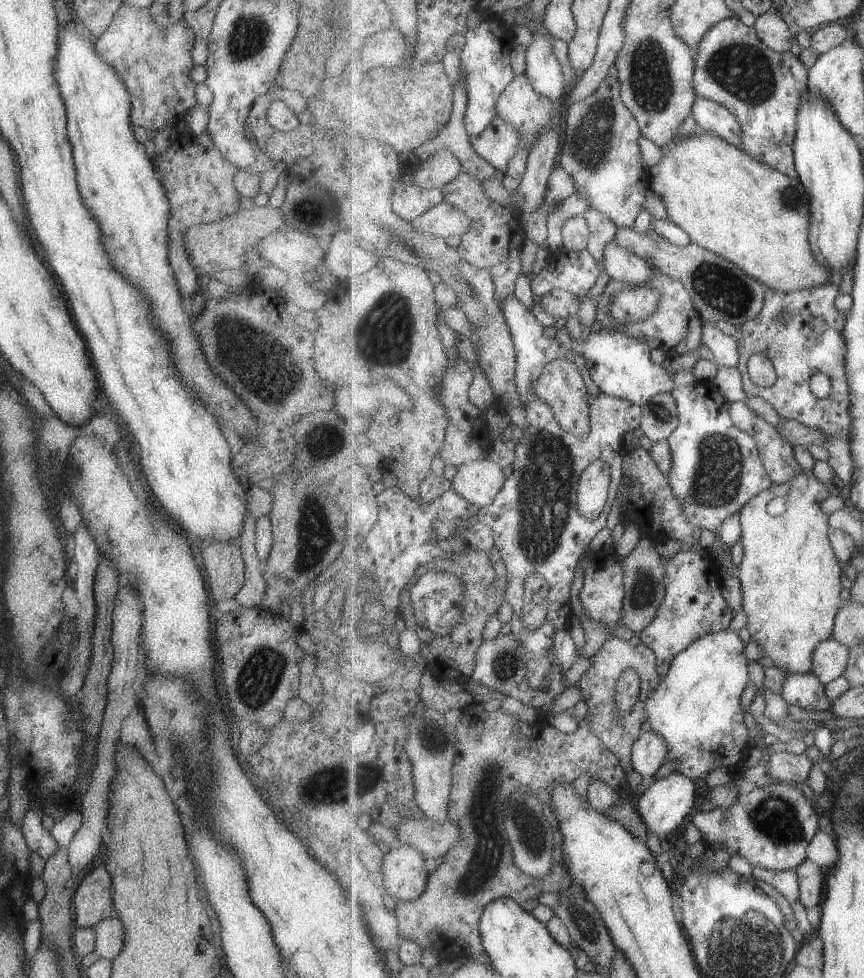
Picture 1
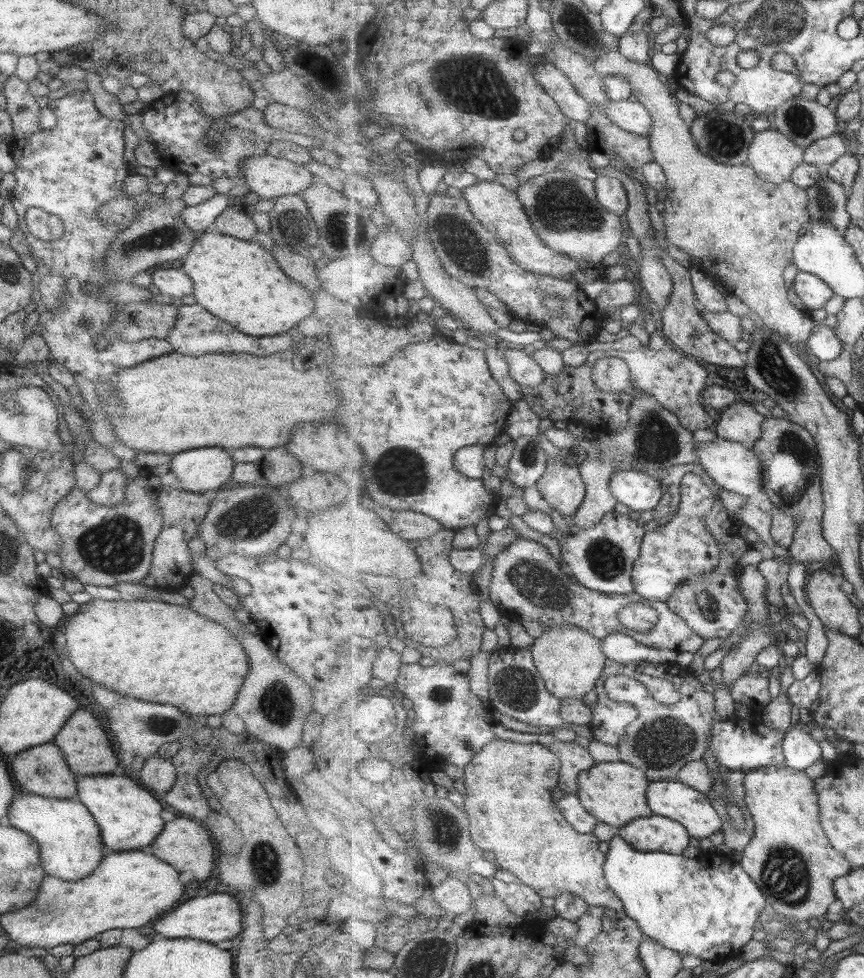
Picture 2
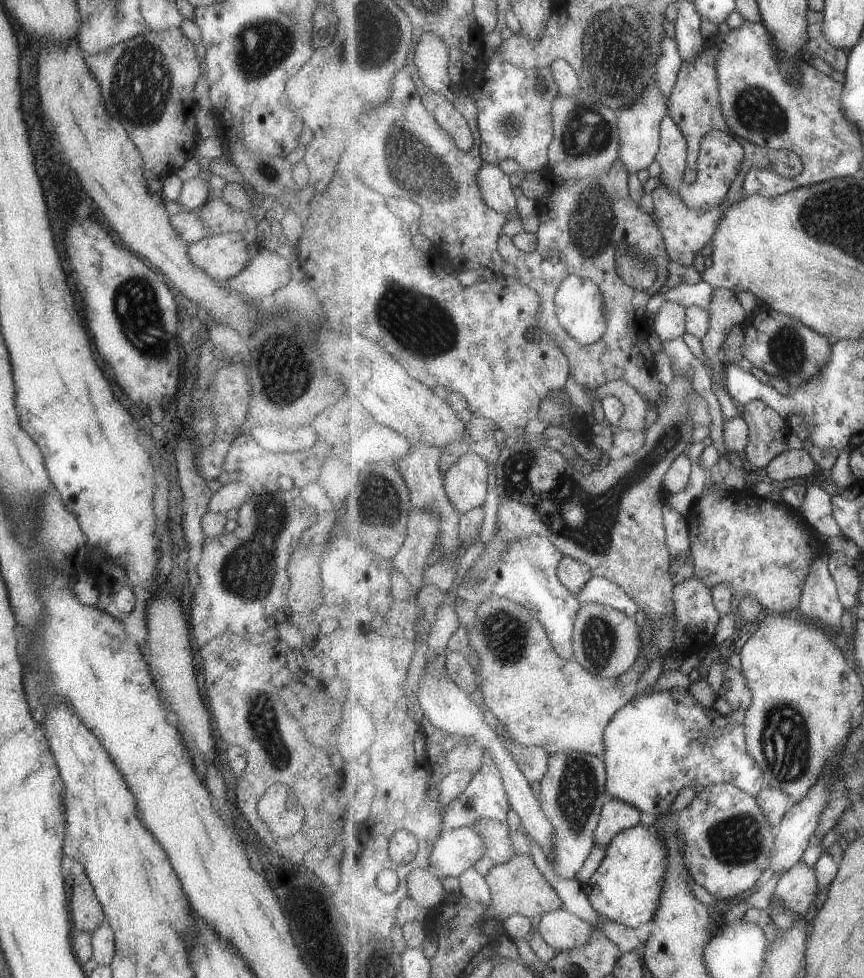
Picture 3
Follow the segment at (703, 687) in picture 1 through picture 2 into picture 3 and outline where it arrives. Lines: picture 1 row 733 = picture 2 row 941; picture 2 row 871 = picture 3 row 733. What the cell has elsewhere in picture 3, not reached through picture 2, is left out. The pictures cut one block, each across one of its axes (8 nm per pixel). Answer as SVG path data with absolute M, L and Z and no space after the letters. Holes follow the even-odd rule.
M673 688L641 696L623 706L611 720L604 734L606 750L604 762L608 780L607 793L613 799L636 807L640 812L652 813L657 817L671 810L680 791L688 785L701 784L704 788L715 784L733 784L757 799L764 790L764 773L759 764L747 751L744 722L739 726L727 715L713 708L705 709L697 704L687 689Z

